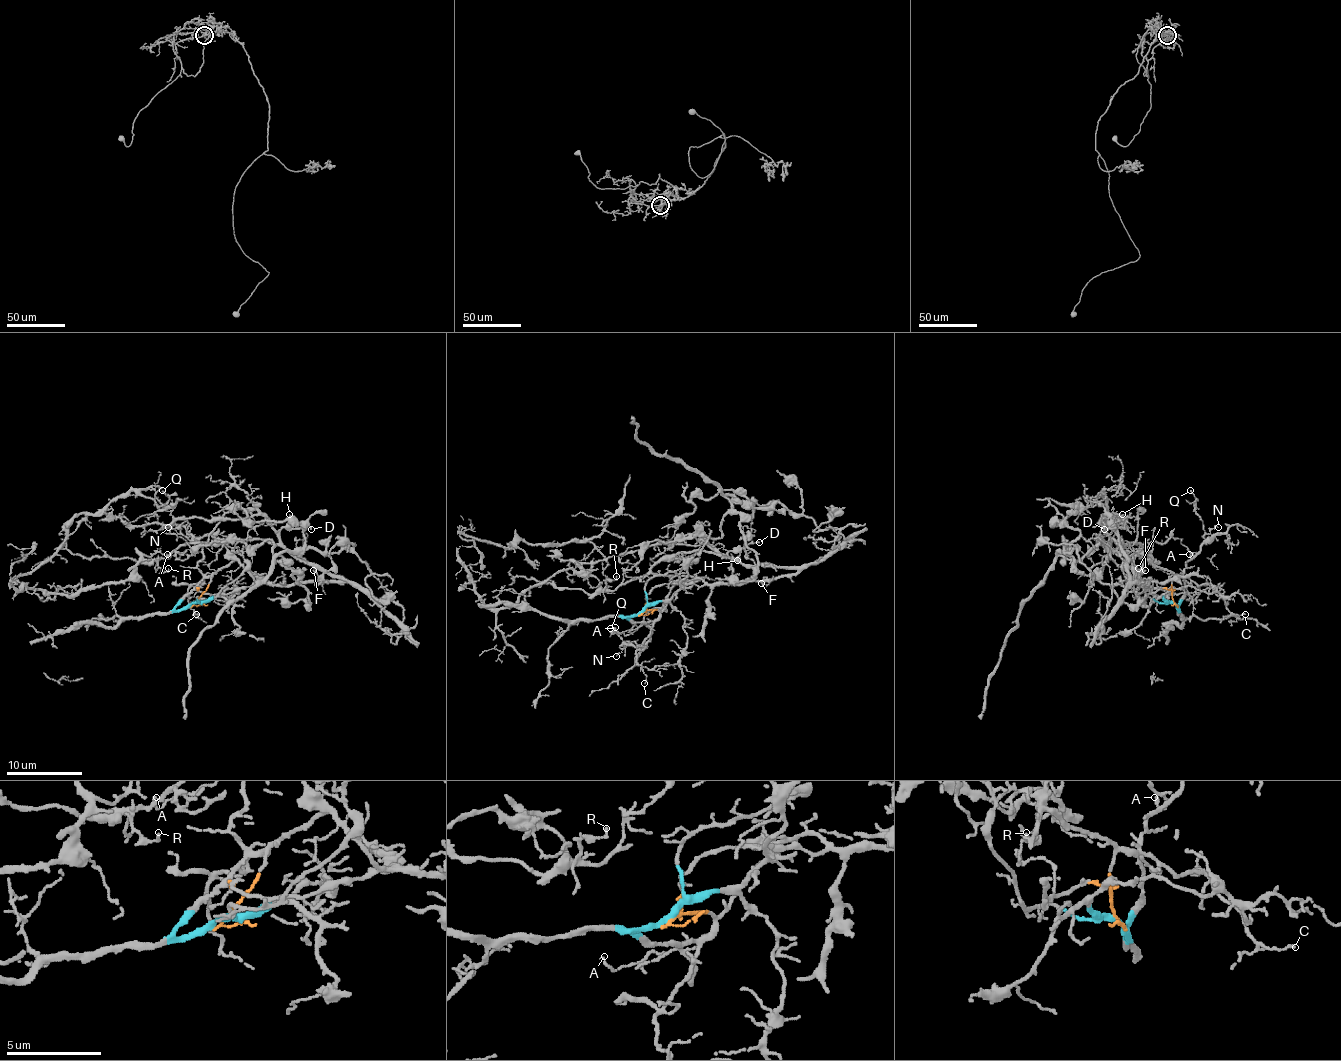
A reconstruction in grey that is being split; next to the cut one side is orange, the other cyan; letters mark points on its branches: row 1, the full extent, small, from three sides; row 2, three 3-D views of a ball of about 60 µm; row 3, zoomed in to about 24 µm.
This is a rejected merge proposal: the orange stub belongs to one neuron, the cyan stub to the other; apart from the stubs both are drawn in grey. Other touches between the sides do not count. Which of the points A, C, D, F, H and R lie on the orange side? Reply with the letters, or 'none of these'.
A, C, D, F, H, R

